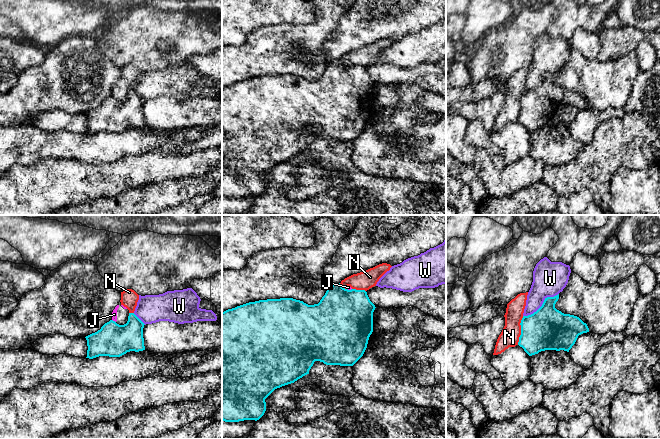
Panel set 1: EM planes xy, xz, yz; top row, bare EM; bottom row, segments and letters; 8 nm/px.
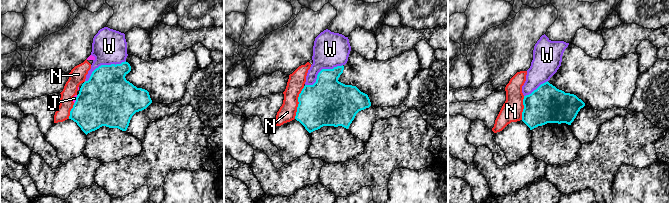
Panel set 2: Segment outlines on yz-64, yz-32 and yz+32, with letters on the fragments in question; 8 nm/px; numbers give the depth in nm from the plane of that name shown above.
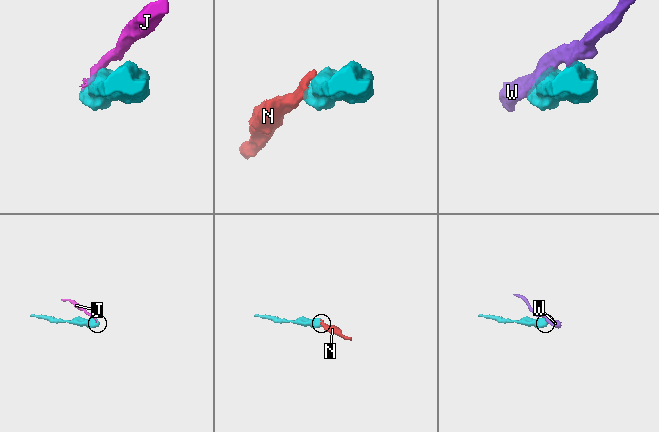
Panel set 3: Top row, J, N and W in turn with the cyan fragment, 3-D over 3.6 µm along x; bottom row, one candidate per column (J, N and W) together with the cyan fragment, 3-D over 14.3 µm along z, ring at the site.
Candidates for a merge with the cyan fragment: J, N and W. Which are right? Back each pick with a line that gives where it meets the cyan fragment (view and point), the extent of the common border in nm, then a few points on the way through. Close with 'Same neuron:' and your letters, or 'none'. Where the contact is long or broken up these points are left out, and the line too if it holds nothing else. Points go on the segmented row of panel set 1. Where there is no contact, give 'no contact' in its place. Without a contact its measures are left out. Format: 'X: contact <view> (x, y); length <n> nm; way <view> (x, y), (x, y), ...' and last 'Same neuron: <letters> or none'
Same neuron: none

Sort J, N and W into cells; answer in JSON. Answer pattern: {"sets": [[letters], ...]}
{"sets": [["J", "N"], ["W"]]}

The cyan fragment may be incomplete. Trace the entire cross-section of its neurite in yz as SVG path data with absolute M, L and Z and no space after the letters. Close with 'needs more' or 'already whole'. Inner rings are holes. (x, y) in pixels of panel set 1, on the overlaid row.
M559 294L545 298L542 306L533 314L523 316L521 320L521 335L518 345L529 355L538 354L545 350L564 350L569 352L579 335L589 332L589 328L579 317L564 314L555 308Z | already whole

